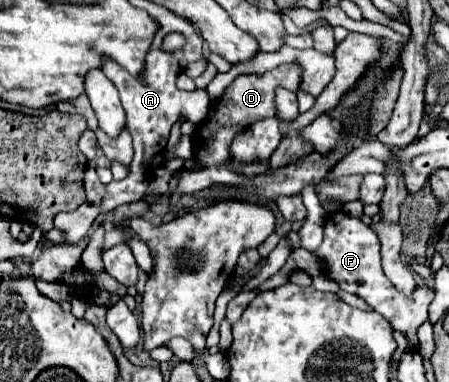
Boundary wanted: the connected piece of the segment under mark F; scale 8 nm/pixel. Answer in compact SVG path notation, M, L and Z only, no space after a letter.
M335 212L329 216L325 224L325 234L321 246L315 250L315 256L321 262L321 270L333 282L339 284L341 290L351 292L365 300L375 312L383 314L383 318L391 324L395 332L401 332L407 338L407 350L417 348L417 328L427 320L427 308L433 300L433 286L417 284L411 296L403 296L391 284L391 280L381 270L381 256L379 256L379 238L367 224L357 218L351 218L345 212Z

